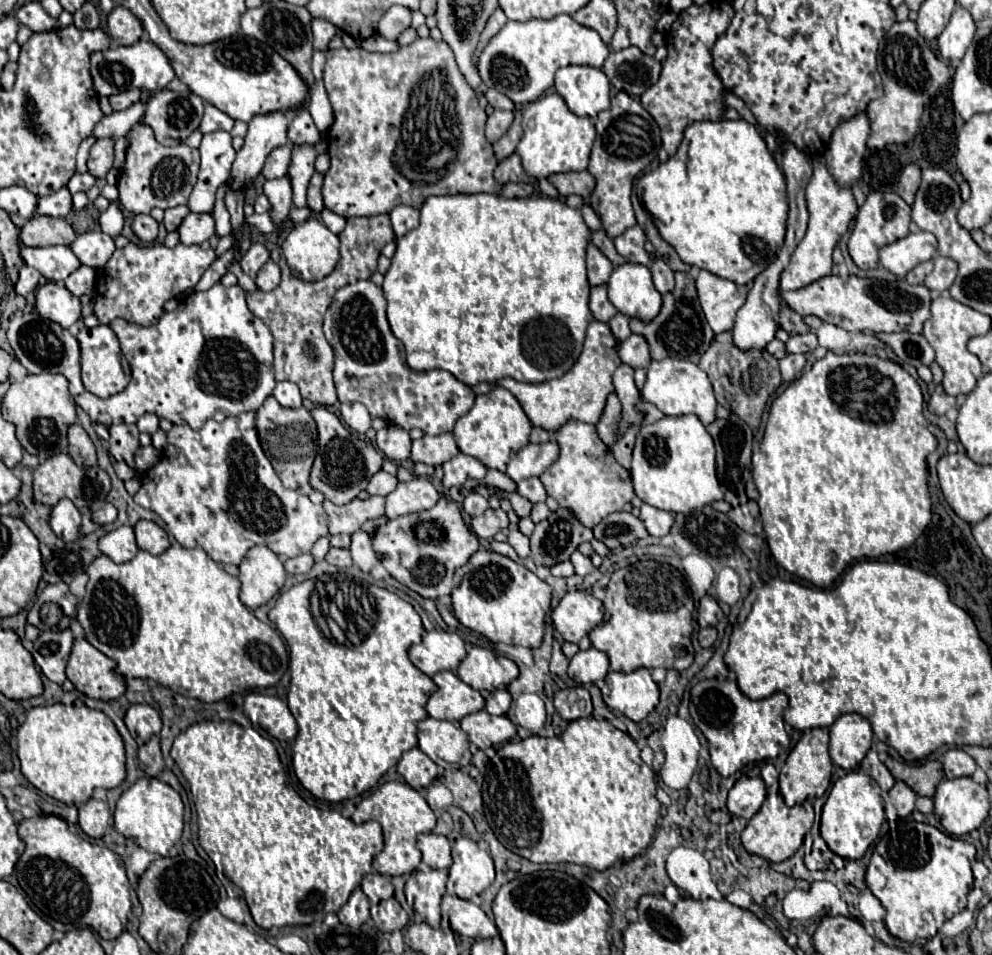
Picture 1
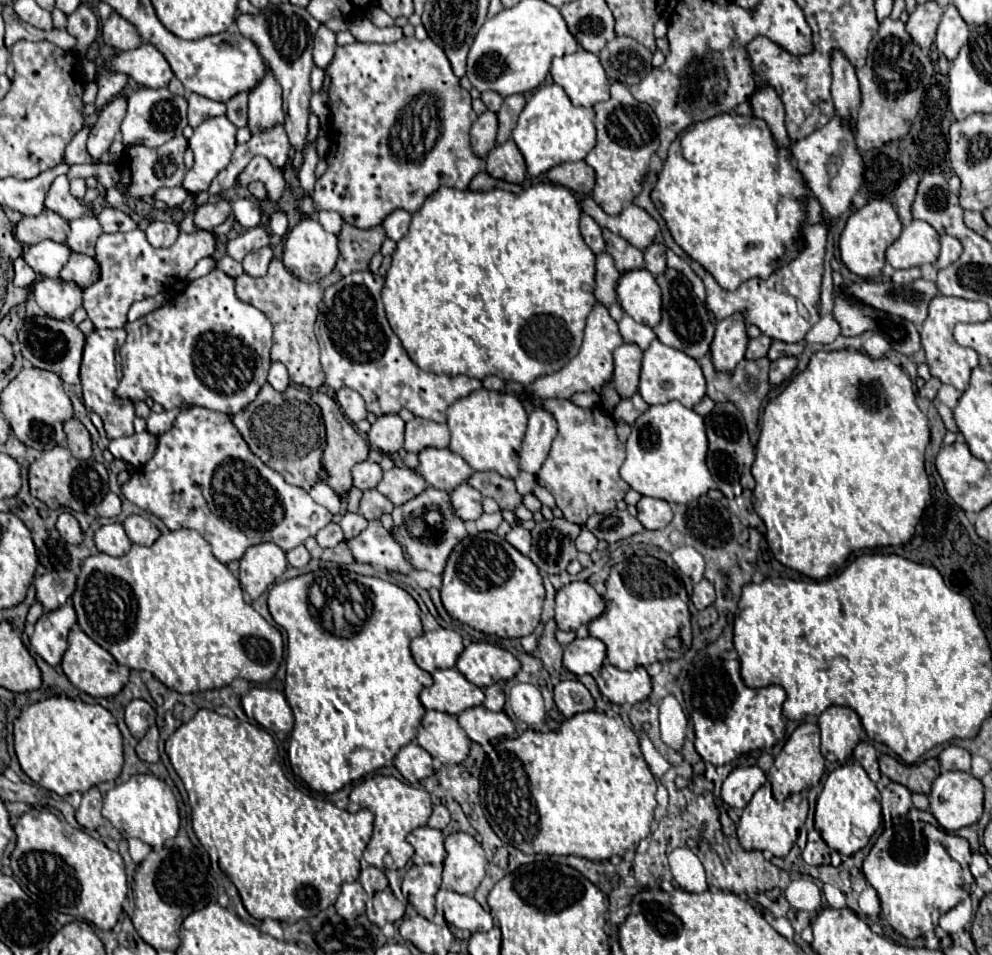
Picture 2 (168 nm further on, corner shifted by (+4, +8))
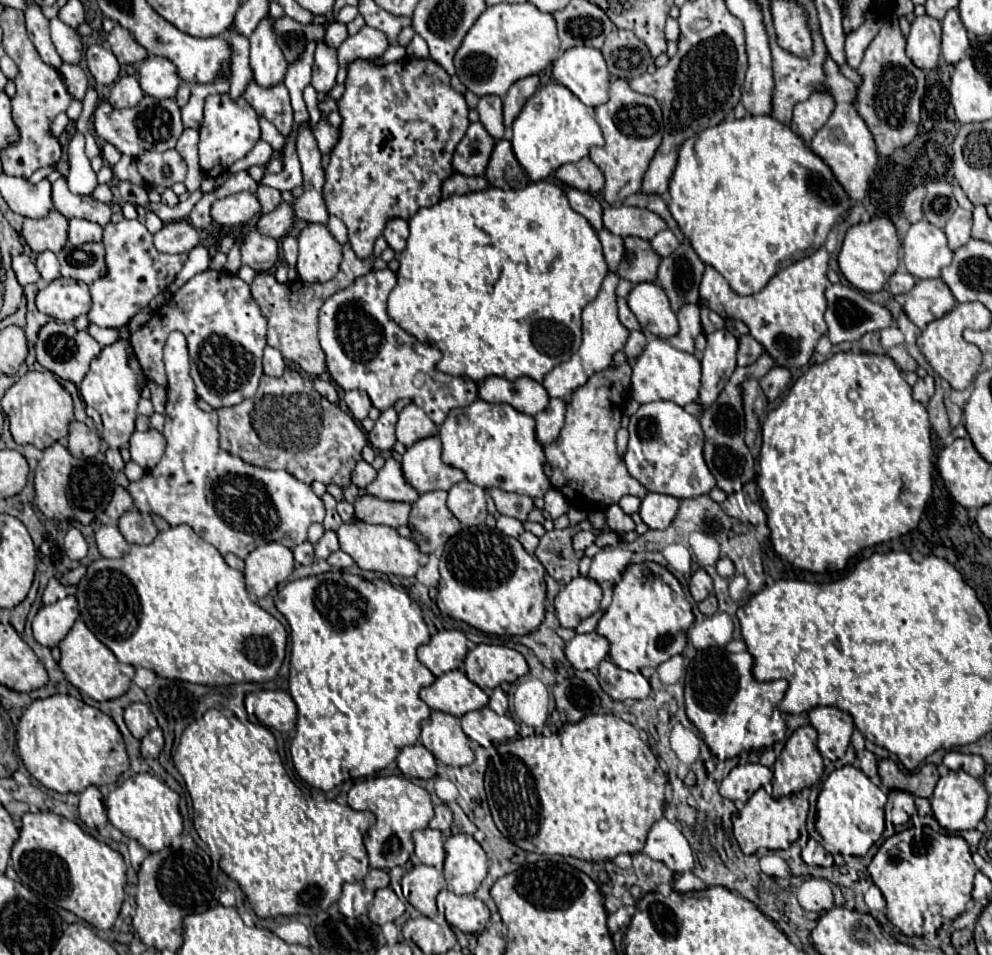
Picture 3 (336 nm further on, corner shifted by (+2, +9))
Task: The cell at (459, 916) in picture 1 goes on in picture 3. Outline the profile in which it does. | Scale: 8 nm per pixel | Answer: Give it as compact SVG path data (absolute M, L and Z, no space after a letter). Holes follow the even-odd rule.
M448 893L444 907L446 907L446 921L464 933L480 933L486 929L490 921L488 907L474 895Z

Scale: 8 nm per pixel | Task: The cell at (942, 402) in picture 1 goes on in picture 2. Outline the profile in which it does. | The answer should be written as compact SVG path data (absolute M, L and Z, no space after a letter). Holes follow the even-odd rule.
M930 378L930 380L924 384L924 388L920 388L920 392L918 392L918 394L920 394L922 398L932 400L932 398L936 396L938 388L940 388L940 380L938 380L938 378Z

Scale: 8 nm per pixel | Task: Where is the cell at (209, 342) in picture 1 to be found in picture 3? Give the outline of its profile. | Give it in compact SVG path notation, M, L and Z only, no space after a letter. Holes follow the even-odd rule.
M206 269L198 275L194 275L190 281L186 281L186 285L180 287L172 295L168 305L158 309L146 325L138 327L132 333L132 347L134 347L134 355L140 363L146 379L154 381L160 387L166 387L168 381L166 381L166 371L164 371L164 361L162 361L162 347L172 331L180 331L188 341L190 377L196 385L196 395L200 399L204 399L210 407L220 409L220 407L238 405L244 399L254 397L260 377L264 373L262 371L262 353L266 347L266 327L268 327L268 321L262 315L262 311L258 309L258 305L254 303L248 283L244 283L242 279L238 279L236 275L232 275L228 271Z

